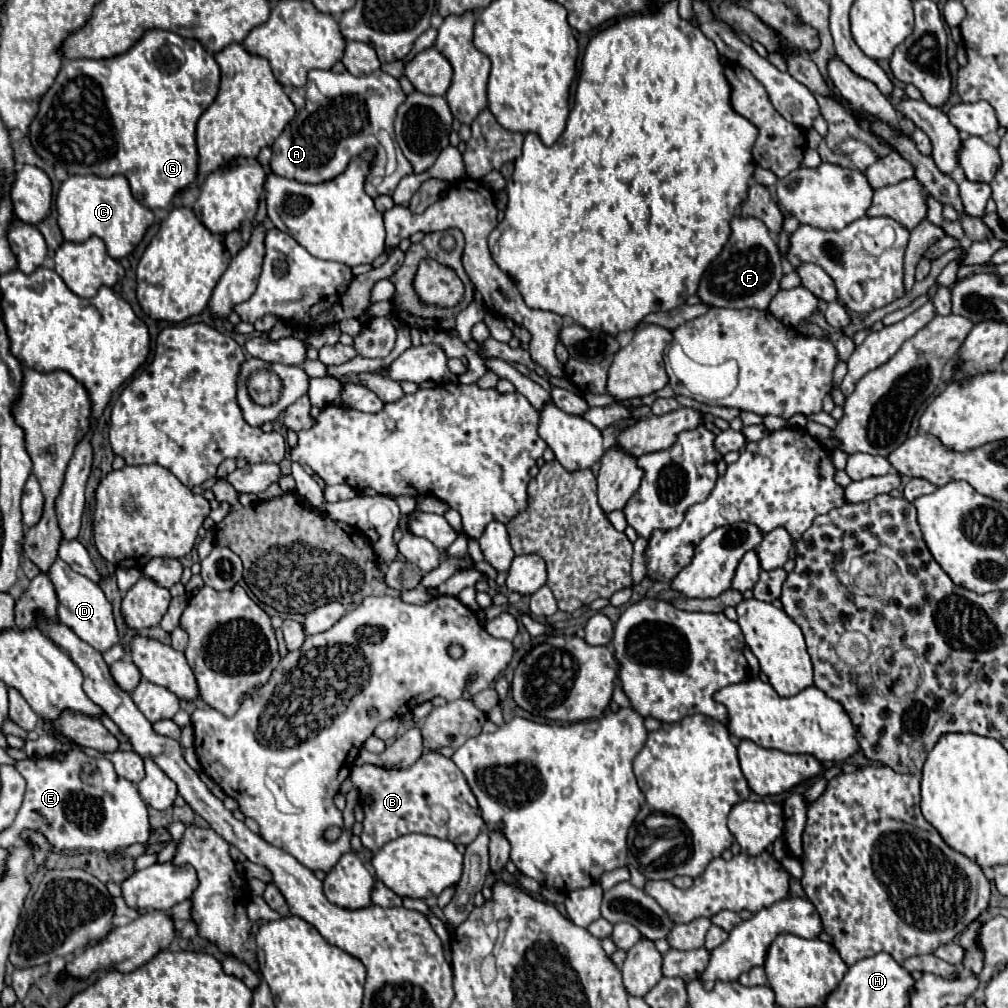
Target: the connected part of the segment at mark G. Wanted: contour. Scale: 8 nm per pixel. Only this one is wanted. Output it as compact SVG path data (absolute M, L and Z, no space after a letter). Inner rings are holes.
M149 30L129 52L119 54L115 58L107 58L107 60L65 60L61 64L61 70L53 82L53 86L41 96L39 100L39 110L35 114L35 118L31 120L29 126L29 140L33 150L51 166L61 166L65 168L69 174L93 174L93 176L101 176L101 178L109 178L115 174L121 174L129 180L133 196L147 206L149 210L155 208L167 208L171 206L173 198L177 196L177 192L185 190L187 186L191 186L197 178L197 146L195 146L195 124L199 120L199 116L211 106L211 102L217 96L219 90L219 66L215 62L215 58L197 42L197 40L185 40L173 32L165 32L165 30Z

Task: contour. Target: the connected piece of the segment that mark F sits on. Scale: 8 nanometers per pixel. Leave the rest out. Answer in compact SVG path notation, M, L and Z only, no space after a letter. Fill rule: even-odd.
M733 218L731 238L721 250L721 254L705 270L697 296L703 304L713 308L757 308L767 310L771 298L781 290L779 282L783 278L781 254L767 226L757 218Z

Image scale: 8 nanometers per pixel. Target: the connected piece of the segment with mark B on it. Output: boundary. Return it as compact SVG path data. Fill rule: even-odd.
M425 752L413 766L403 770L387 770L373 764L355 766L351 782L359 790L365 812L361 842L371 852L377 852L385 842L409 832L447 838L453 844L471 844L483 828L479 804L463 778L463 772L451 758L437 752ZM455 776L455 780L451 780Z

